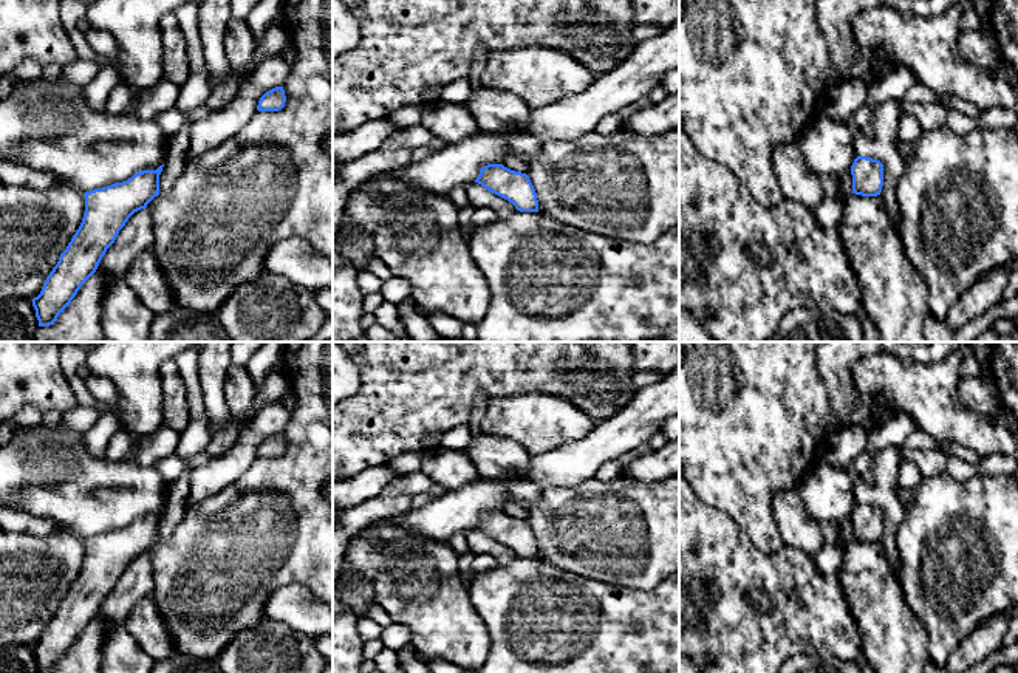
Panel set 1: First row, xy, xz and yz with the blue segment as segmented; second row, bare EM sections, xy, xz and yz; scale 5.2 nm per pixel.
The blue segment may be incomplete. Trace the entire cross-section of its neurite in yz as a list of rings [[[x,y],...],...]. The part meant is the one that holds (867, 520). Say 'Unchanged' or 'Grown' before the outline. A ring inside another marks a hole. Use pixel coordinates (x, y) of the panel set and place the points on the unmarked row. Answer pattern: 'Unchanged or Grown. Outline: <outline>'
Unchanged. Outline: [[[857,503],[851,512],[852,540],[877,543],[883,532],[883,511],[877,506]]]

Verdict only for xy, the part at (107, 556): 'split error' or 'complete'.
complete

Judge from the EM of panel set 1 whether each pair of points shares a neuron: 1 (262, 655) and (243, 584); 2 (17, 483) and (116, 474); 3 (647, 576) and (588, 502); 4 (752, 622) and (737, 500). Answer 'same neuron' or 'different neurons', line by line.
1: different neurons
2: same neuron
3: same neuron
4: different neurons

